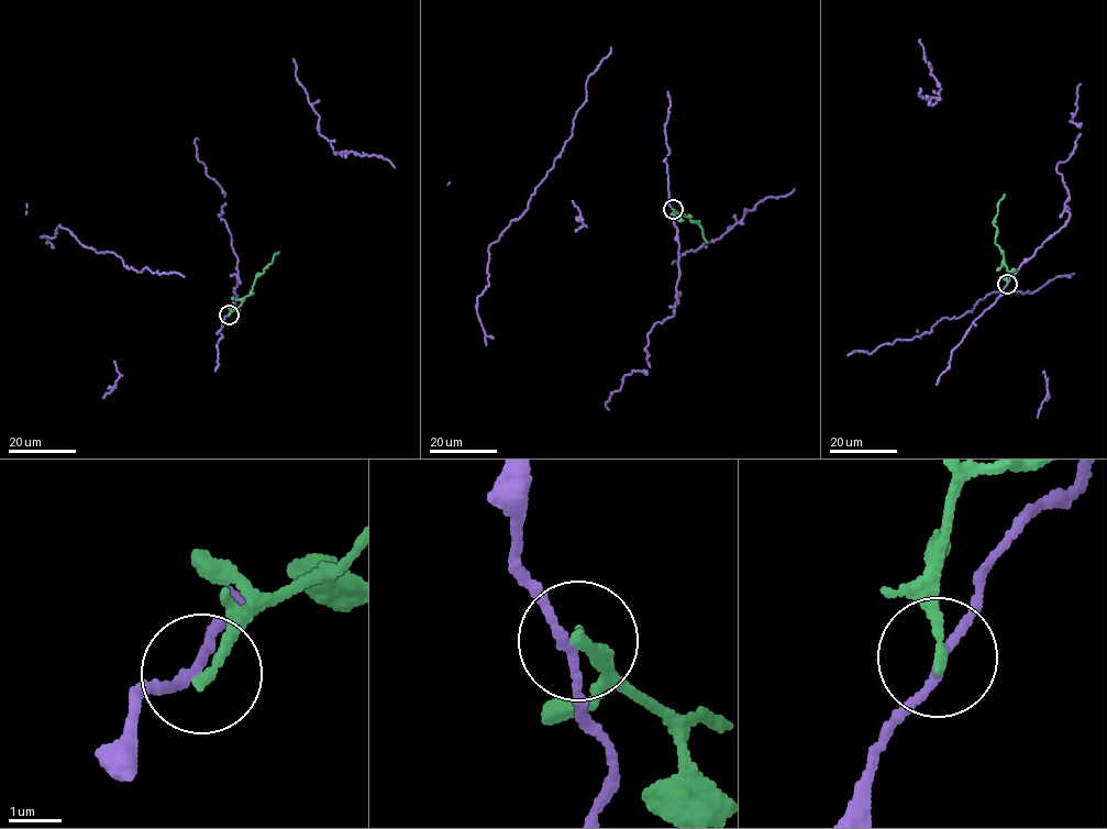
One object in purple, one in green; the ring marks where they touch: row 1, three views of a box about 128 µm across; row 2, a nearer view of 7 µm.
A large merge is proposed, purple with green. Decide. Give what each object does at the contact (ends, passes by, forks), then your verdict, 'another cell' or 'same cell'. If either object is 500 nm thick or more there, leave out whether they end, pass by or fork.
purple passes by | green ends | another cell

